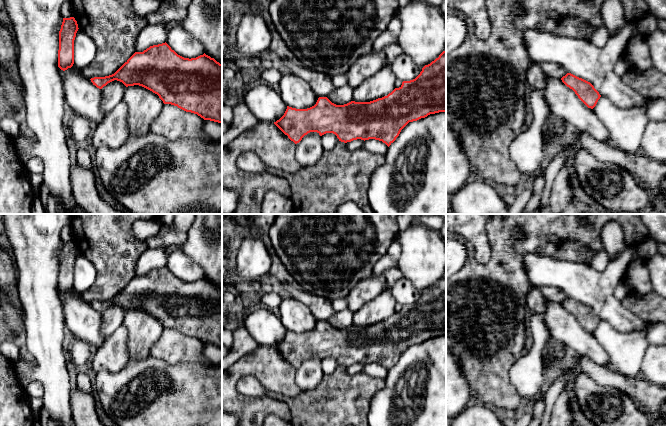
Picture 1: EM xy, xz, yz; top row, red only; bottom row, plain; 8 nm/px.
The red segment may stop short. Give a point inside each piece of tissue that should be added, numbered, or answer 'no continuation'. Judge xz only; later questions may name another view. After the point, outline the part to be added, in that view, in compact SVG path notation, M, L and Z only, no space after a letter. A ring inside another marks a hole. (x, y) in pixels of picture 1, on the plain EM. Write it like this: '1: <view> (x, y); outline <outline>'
no continuation

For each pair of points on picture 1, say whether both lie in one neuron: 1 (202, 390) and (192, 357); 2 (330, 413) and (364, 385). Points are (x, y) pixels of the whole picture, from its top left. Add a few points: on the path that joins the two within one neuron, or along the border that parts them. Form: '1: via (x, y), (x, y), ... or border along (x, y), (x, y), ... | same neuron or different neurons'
1: border along (188, 363), (211, 366) | different neurons
2: via (338, 405), (356, 391) | same neuron

